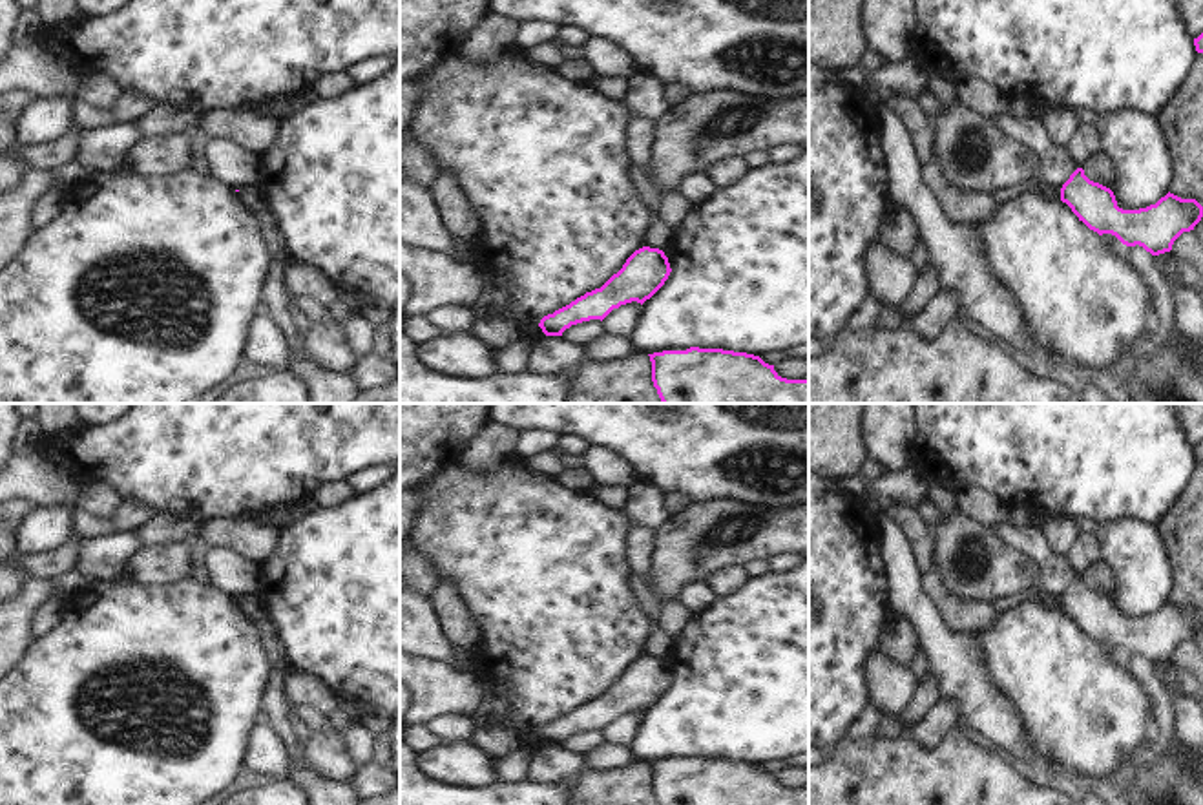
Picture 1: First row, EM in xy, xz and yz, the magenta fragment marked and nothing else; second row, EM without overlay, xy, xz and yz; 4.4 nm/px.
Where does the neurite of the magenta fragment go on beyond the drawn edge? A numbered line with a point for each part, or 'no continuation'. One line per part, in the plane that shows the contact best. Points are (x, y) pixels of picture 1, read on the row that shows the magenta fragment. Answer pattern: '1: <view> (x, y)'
no continuation

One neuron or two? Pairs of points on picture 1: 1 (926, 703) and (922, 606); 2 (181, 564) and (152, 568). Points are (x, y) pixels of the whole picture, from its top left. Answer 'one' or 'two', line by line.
1: two
2: one

